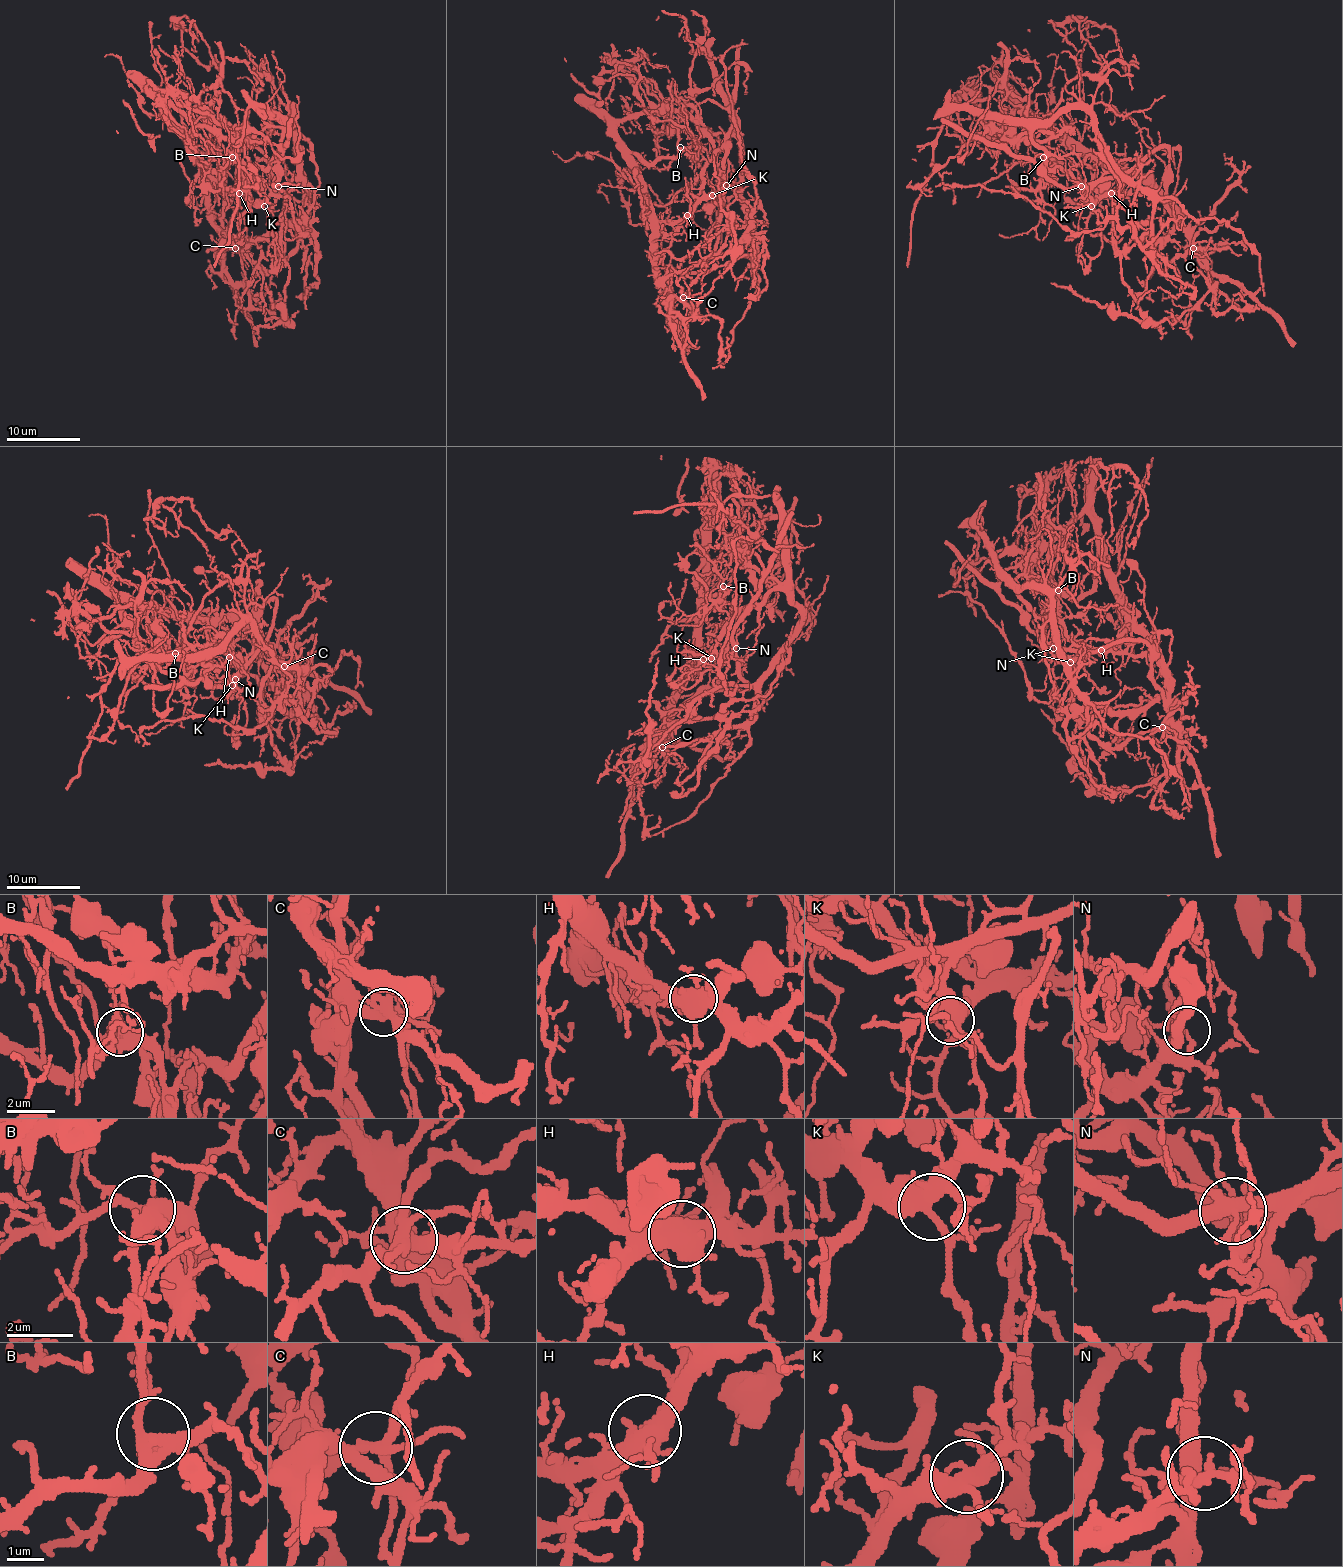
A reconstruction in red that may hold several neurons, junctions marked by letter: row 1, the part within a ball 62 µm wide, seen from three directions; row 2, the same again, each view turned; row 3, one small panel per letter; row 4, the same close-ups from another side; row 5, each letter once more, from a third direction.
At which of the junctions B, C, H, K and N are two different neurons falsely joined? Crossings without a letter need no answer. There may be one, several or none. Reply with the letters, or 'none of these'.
C, H, N

